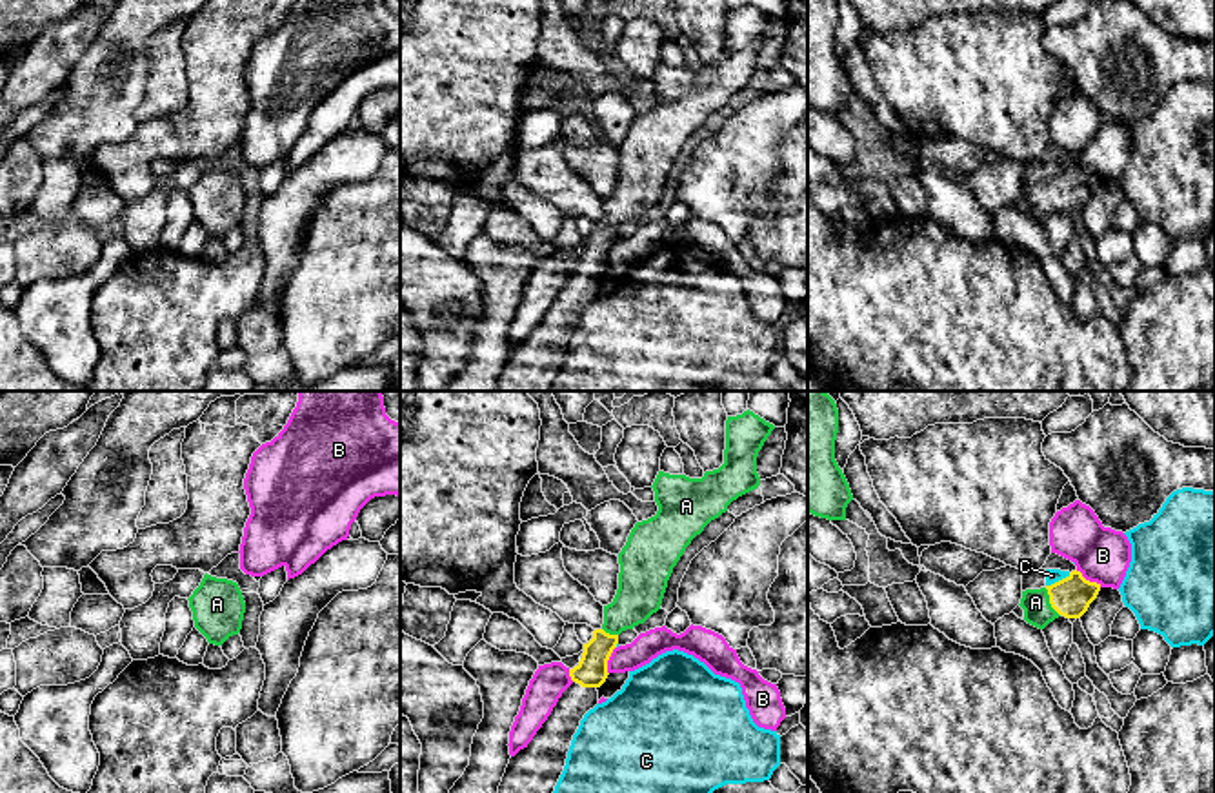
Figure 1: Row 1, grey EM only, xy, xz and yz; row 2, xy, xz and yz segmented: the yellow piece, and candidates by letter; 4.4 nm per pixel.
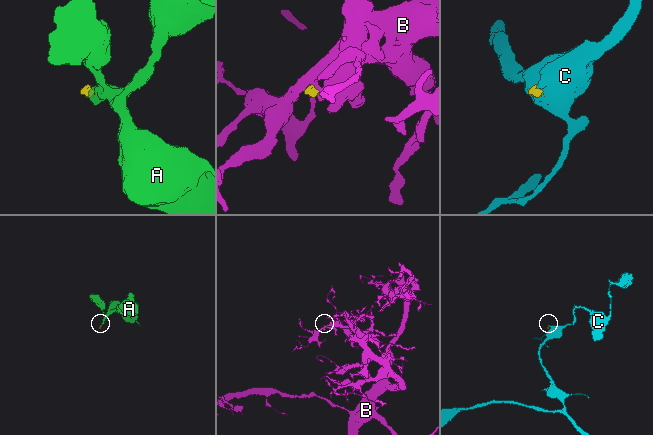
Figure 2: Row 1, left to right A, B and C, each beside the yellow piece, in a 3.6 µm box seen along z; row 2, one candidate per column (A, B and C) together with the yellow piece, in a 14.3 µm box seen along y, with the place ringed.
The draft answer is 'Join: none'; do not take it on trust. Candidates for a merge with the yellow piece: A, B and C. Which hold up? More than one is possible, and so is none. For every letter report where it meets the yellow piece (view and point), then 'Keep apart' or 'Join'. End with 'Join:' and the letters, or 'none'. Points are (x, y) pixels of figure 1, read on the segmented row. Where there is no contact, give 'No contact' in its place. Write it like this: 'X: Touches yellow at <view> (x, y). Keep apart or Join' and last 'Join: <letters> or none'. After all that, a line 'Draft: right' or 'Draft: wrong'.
A: Touches yellow at yz (1050, 602). Join
B: Touches yellow at yz (1088, 581). Keep apart
C: Touches yellow at yz (1059, 581). Keep apart
Join: A
Draft: wrong

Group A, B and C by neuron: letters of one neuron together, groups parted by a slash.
A / B / C

